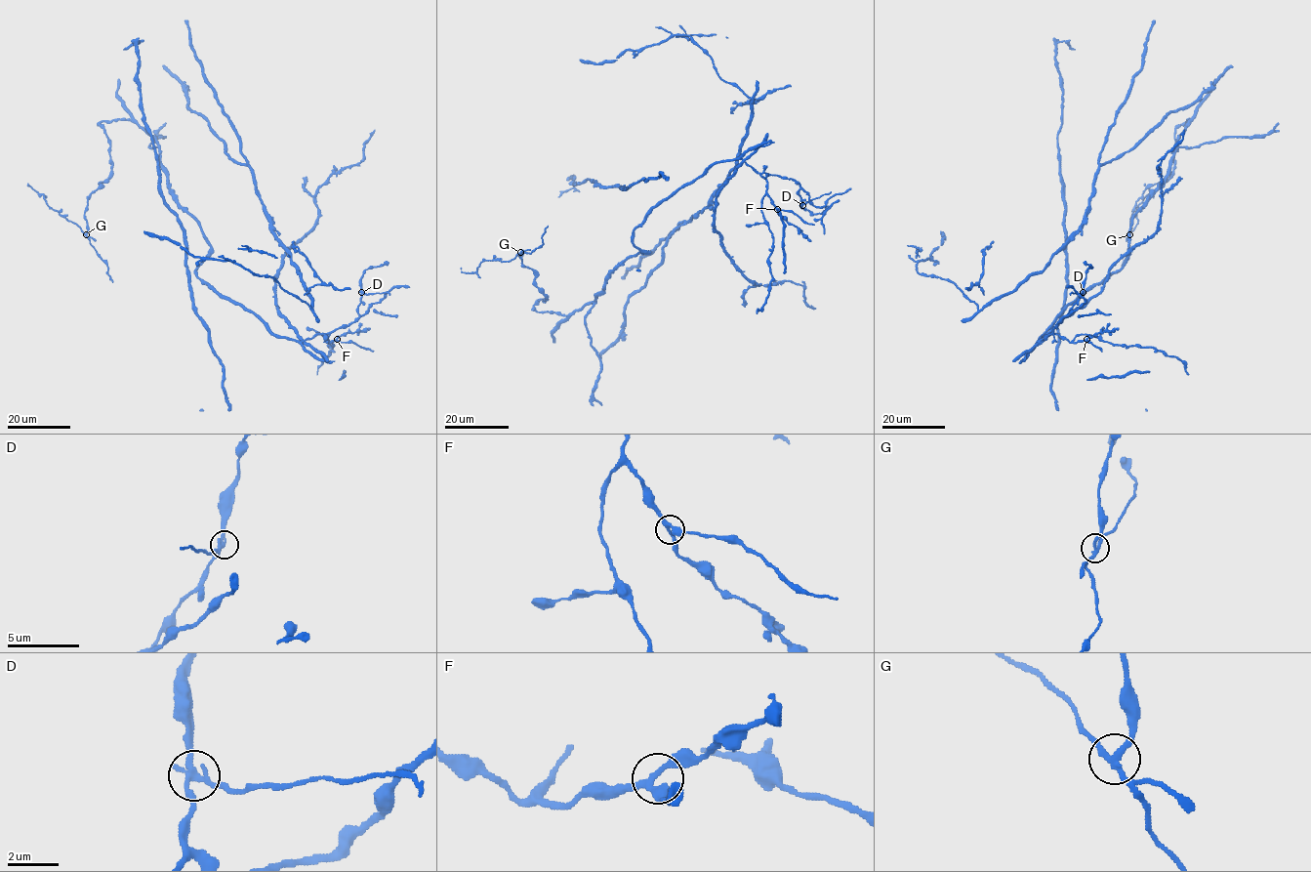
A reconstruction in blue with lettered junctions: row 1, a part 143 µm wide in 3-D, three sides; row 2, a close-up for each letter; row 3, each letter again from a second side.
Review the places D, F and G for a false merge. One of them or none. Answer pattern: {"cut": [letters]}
{"cut": ["G"]}

